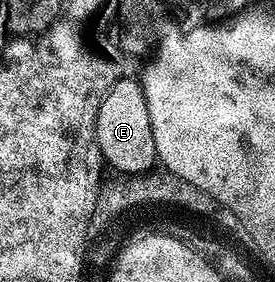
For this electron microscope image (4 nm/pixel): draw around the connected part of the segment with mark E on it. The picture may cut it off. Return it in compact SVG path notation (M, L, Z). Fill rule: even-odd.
M137 79L117 80L112 90L104 94L104 102L100 102L96 118L96 136L106 164L115 173L149 173L155 167L158 150L153 134L150 103Z

